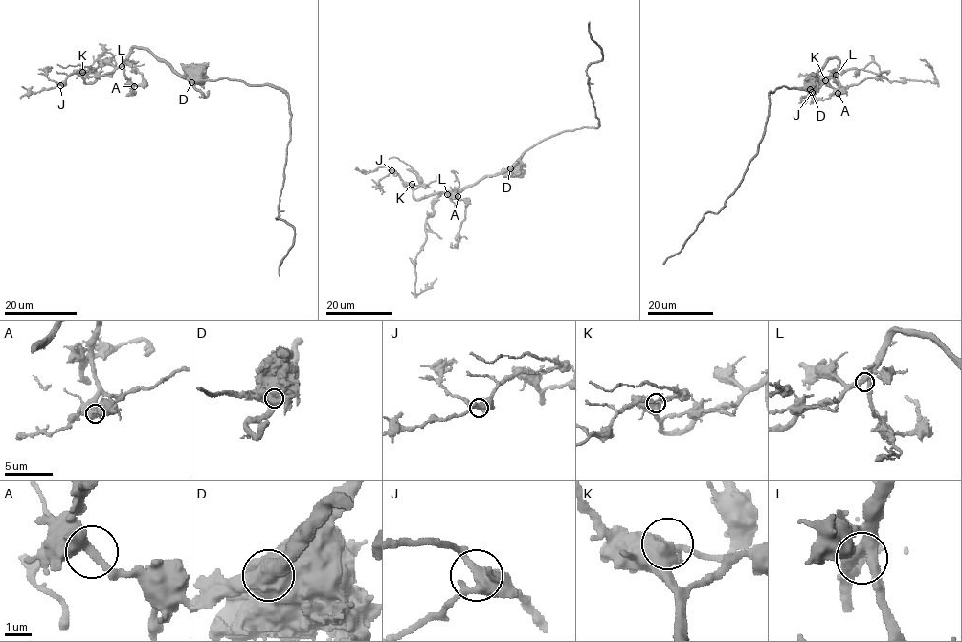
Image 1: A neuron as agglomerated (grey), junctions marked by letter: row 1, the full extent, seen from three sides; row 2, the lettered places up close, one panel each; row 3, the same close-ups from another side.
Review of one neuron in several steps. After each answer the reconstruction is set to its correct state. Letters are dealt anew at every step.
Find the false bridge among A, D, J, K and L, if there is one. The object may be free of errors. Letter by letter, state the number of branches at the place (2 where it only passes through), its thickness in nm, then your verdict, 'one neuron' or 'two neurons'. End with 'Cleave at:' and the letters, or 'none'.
A: 2 branches meet; 440 nm thick; one neuron
D: 3 branches meet; 750 nm thick; two neurons
J: 4 branches meet; 440 nm thick; one neuron
K: 3 branches meet; 440 nm thick; one neuron
L: 3 branches meet; 400 nm thick; one neuron
Cleave at: D

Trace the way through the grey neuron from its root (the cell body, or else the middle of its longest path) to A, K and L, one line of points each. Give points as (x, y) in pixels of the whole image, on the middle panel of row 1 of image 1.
A: (515, 169), (488, 174), (467, 186), (456, 197), (449, 196), (458, 196)
K: (515, 169), (480, 178), (456, 197), (438, 192), (415, 199), (412, 184)
L: (515, 169), (480, 178), (456, 197), (447, 194)

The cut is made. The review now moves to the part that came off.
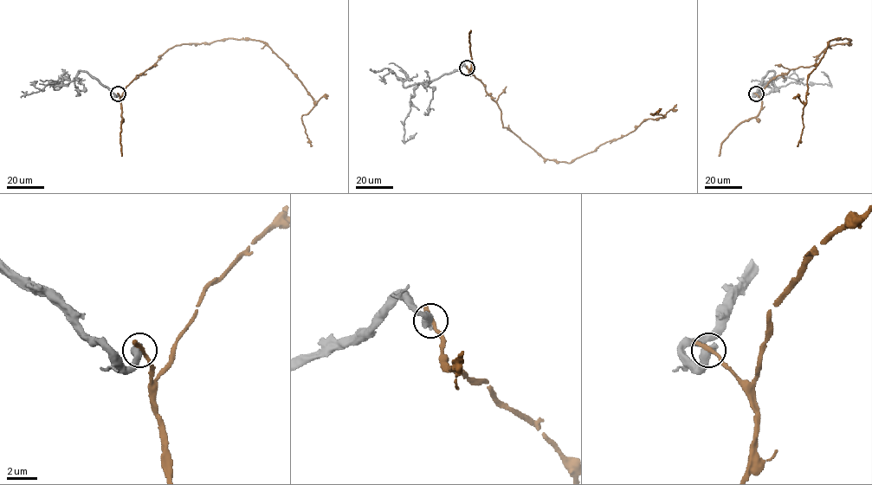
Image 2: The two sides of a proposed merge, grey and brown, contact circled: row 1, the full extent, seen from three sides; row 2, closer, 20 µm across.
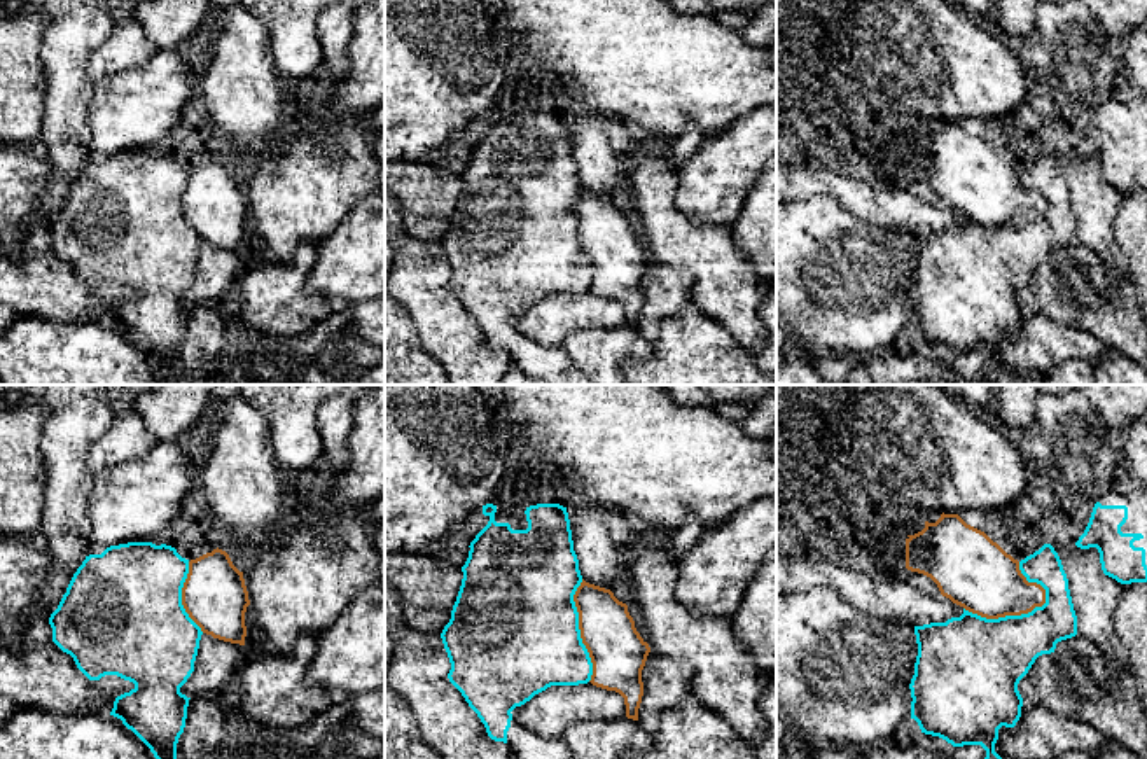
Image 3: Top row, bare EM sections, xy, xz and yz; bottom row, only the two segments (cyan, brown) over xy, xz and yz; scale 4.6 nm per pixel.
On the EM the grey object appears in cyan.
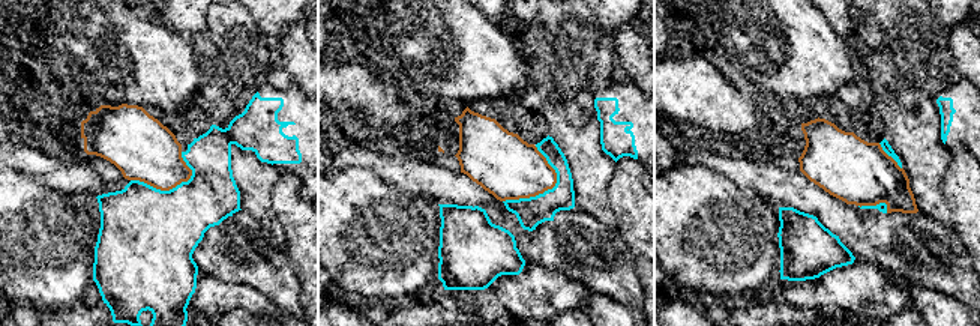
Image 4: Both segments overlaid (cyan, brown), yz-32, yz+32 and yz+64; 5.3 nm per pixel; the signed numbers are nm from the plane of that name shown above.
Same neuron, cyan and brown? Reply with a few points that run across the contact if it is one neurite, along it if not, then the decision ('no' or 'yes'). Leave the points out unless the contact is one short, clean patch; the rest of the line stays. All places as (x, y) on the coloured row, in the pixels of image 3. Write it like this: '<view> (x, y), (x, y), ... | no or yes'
no

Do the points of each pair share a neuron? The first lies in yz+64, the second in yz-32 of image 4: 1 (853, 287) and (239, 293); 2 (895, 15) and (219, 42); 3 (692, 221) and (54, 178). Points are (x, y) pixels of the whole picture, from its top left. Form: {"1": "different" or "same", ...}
{"1": "same", "2": "same", "3": "different"}

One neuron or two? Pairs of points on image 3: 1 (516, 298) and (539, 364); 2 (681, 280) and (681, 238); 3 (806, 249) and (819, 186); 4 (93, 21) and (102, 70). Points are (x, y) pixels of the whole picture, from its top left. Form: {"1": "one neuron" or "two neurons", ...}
{"1": "one neuron", "2": "two neurons", "3": "two neurons", "4": "two neurons"}

